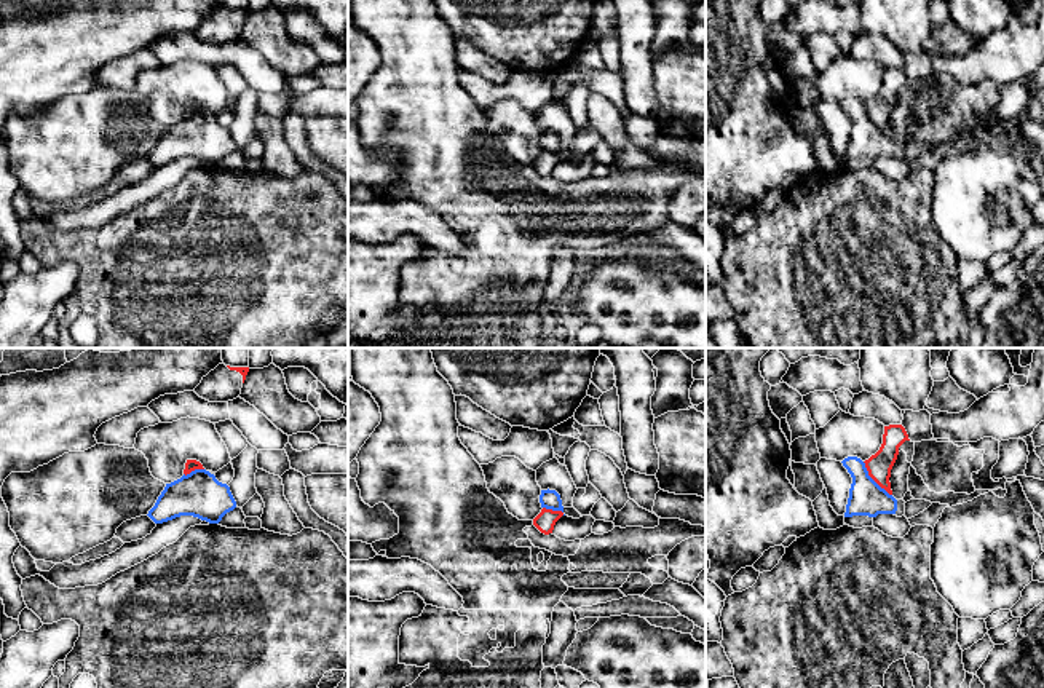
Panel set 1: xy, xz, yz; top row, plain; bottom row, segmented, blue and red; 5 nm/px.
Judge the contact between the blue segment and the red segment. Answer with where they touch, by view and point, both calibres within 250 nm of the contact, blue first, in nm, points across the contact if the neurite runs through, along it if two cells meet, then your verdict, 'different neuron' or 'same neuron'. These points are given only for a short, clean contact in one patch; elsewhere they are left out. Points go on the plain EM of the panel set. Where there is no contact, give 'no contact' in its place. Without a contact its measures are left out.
yz (872, 122) | 180/120 nm | along yz (862, 104), (867, 115), (891, 138) | different neuron

